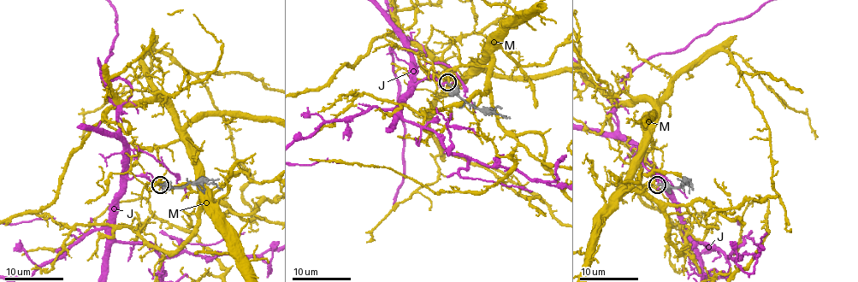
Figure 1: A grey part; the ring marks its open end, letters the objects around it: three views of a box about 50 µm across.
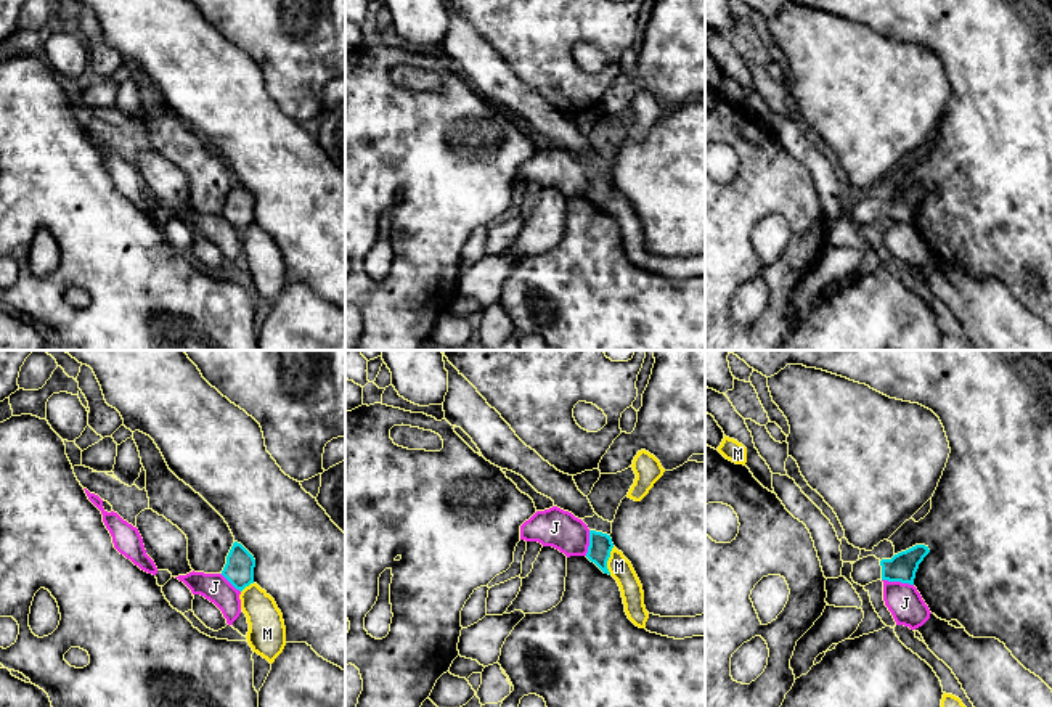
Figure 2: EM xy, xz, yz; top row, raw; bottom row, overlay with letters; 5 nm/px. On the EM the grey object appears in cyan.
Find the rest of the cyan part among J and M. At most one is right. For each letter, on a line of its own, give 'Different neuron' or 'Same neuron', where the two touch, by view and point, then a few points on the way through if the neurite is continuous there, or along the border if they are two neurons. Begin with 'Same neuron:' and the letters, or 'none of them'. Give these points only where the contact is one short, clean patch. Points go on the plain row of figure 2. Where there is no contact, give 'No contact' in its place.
Same neuron: none of them
J: Different neuron. Touches cyan at yz (898, 220). Boundary: yz (882, 219), (913, 225)
M: Different neuron. Touches cyan at xz (607, 200). Boundary: xz (614, 187), (607, 201), (609, 214)

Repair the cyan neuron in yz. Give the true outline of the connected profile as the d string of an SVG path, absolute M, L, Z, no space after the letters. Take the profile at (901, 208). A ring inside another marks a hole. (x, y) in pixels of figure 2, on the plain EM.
M915 185L895 194L891 199L867 196L853 204L851 219L866 227L877 220L901 222L914 225L915 212L924 198L930 193L928 186Z

